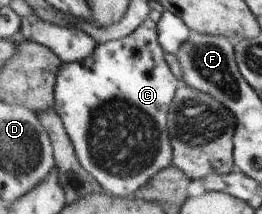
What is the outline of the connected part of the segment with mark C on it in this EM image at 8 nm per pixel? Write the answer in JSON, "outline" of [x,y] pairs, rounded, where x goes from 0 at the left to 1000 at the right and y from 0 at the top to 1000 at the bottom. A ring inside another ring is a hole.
{"outline":[[[561,79],[492,168],[370,201],[363,243],[317,290],[240,299],[214,383],[210,523],[233,547],[309,776],[408,897],[454,925],[527,897],[653,766],[637,505],[660,477],[683,379],[645,252],[615,224],[599,112]]]}

